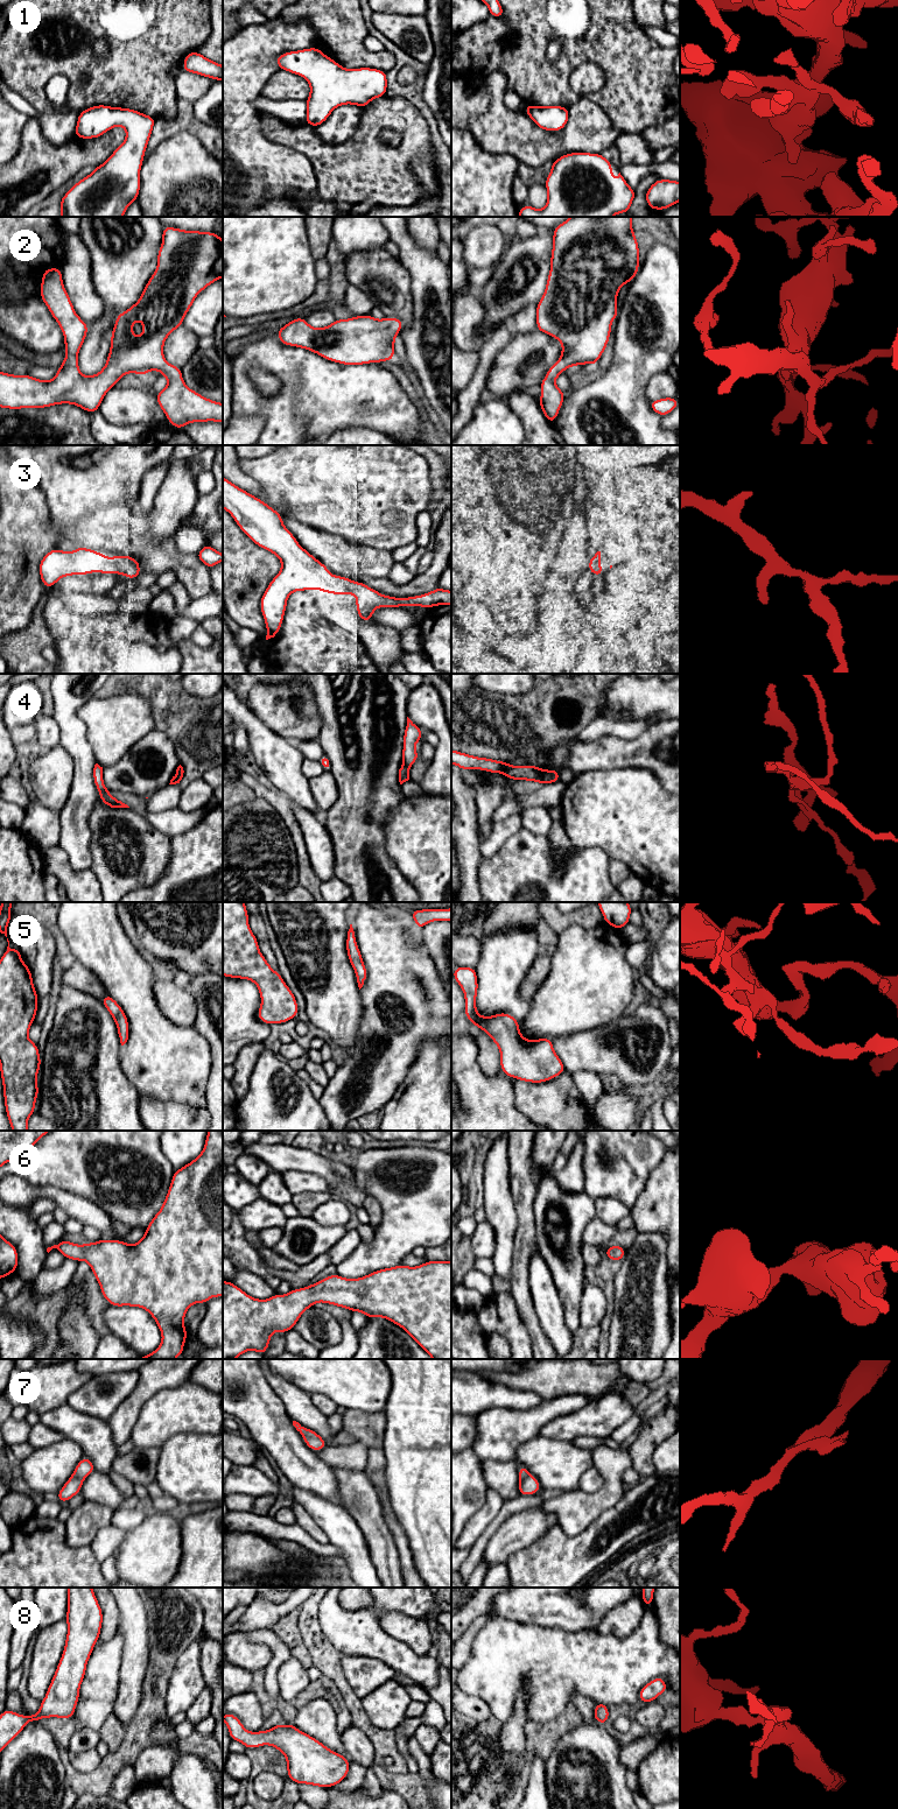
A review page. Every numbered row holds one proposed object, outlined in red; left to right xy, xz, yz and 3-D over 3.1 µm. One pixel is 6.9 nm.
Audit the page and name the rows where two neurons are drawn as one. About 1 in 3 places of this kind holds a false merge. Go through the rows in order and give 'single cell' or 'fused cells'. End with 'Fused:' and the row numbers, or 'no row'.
1: single cell
2: single cell
3: single cell
4: fused cells
5: single cell
6: single cell
7: single cell
8: single cell
Fused: 4

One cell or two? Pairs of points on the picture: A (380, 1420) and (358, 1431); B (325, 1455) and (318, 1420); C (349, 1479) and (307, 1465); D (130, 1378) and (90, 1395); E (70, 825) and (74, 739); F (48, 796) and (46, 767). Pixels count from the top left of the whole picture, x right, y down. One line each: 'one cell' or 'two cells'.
A: one cell
B: two cells
C: two cells
D: one cell
E: one cell
F: one cell

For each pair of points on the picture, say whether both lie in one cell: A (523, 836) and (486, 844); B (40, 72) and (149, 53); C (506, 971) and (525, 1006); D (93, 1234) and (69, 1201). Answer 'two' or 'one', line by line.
A: two
B: one
C: one
D: two

